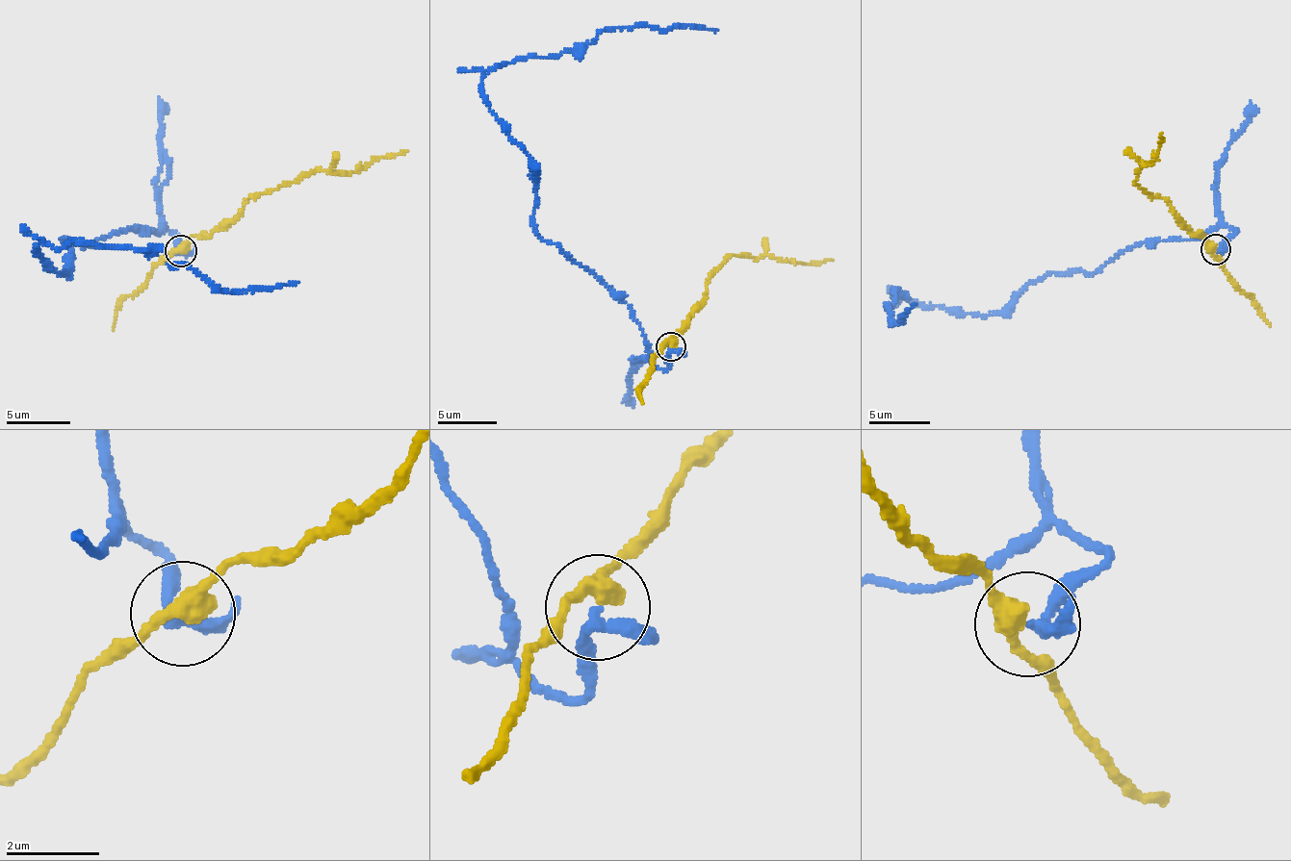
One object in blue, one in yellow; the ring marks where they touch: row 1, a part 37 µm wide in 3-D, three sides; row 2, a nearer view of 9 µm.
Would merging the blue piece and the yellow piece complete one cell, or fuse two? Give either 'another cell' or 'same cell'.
another cell

